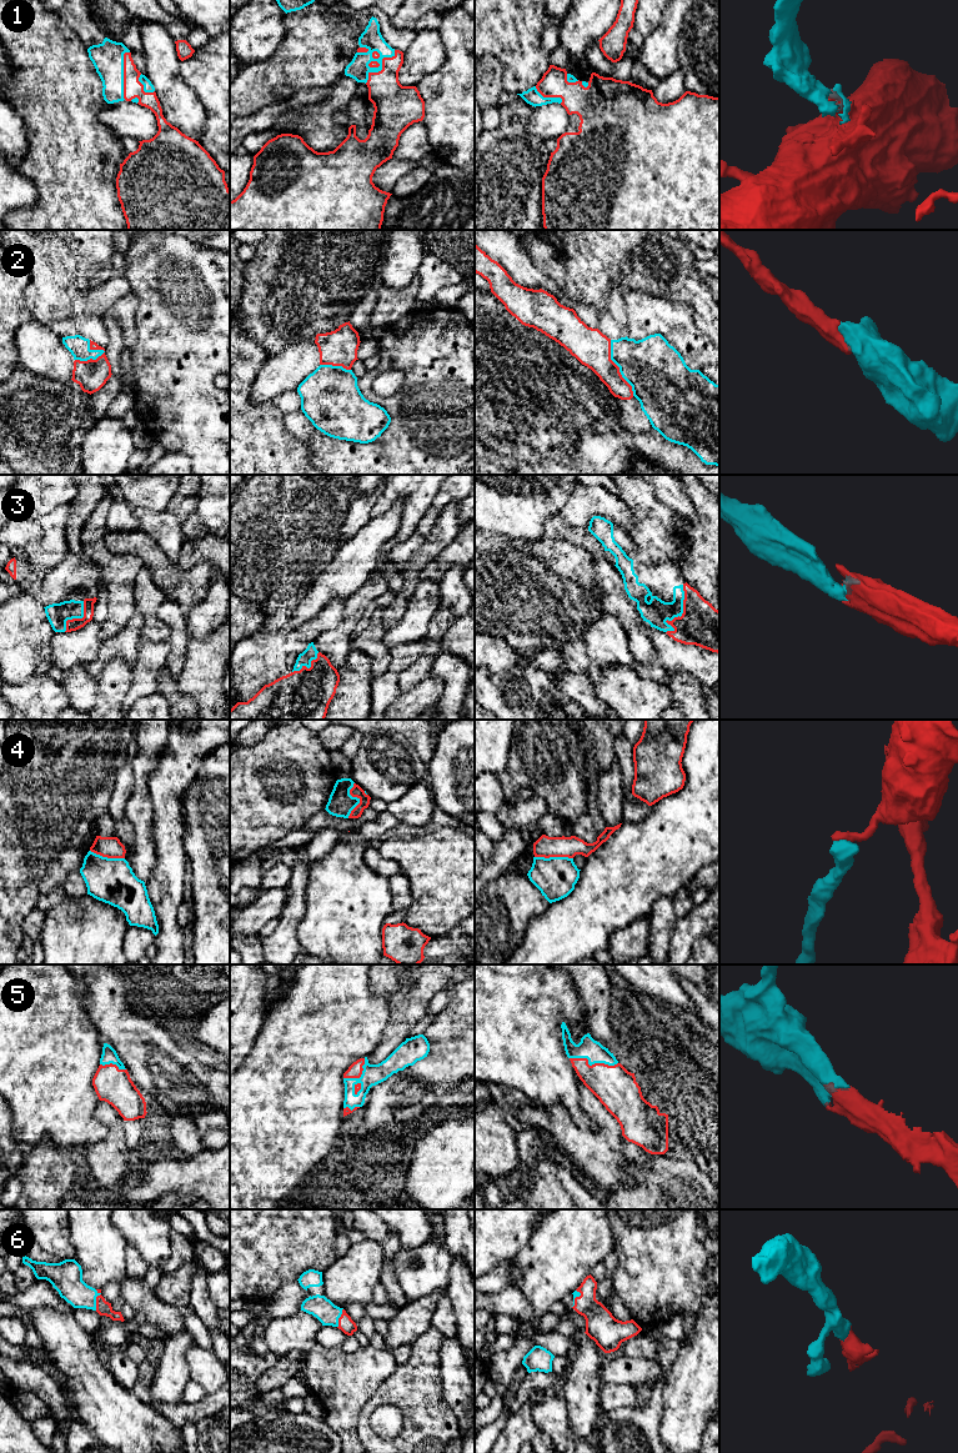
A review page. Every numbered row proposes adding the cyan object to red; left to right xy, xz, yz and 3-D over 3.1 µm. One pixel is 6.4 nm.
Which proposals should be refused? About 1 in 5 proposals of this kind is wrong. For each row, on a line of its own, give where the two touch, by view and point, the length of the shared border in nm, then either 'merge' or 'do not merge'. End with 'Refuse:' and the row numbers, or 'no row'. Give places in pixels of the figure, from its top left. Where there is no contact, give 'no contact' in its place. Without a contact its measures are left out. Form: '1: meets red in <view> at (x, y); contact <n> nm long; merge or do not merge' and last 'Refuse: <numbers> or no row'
1: meets red in xz at (382, 68); contact 300 nm long; merge
2: meets red in yz at (618, 367); contact 400 nm long; merge
3: meets red in yz at (682, 614); contact 340 nm long; merge
4: meets red in xz at (357, 797); contact 240 nm long; do not merge
5: meets red in yz at (592, 1065); contact 320 nm long; merge
6: meets red in xy at (96, 1299); contact 140 nm long; merge
Refuse: 4

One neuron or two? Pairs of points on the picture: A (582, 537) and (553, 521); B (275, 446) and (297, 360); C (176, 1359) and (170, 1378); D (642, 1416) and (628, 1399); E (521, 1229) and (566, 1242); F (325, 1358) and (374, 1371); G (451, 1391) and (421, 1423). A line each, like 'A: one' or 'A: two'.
A: one
B: two
C: one
D: two
E: two
F: one
G: two

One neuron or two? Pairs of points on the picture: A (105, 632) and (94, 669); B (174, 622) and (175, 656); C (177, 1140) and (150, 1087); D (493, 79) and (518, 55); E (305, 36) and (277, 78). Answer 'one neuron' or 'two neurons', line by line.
A: two neurons
B: one neuron
C: two neurons
D: two neurons
E: one neuron

